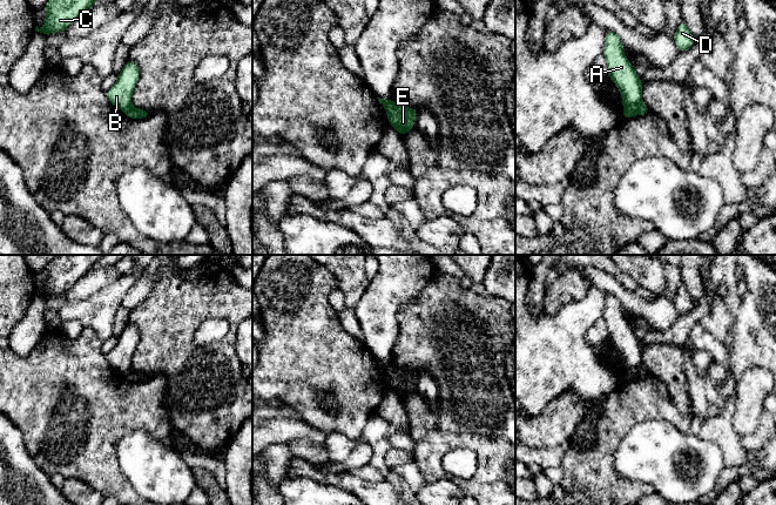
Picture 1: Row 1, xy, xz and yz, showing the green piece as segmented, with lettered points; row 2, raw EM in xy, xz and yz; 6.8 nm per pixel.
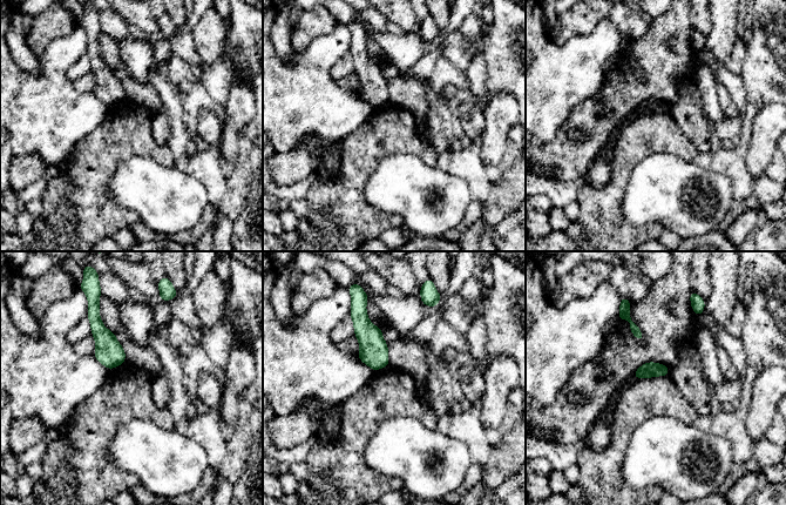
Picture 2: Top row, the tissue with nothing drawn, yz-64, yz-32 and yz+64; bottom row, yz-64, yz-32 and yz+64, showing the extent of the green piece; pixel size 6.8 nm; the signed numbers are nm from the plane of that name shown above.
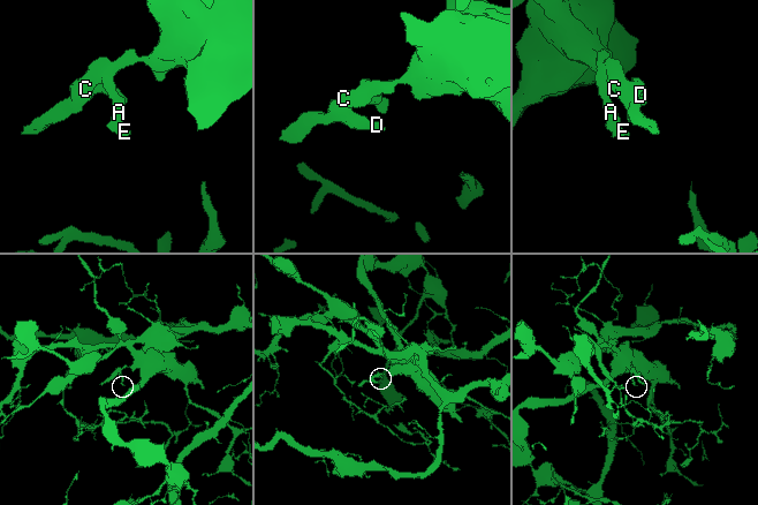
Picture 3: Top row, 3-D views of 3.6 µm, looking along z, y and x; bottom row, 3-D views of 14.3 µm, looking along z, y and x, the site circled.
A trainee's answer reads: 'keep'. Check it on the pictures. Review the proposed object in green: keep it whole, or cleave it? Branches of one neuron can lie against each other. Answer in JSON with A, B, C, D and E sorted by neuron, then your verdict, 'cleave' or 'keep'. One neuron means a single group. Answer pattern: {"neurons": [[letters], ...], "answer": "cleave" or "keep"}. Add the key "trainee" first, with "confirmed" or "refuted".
{"trainee": "refuted", "neurons": [["A", "B", "C", "D"], ["E"]], "answer": "cleave"}

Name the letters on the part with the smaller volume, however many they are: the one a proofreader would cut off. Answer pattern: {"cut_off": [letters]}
{"cut_off": ["E"]}

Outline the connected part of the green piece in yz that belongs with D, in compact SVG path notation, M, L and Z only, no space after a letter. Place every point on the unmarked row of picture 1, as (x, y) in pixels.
M683 284L679 287L673 302L680 315L689 314L695 305L694 299L691 298L691 296L689 295L689 292L687 291Z

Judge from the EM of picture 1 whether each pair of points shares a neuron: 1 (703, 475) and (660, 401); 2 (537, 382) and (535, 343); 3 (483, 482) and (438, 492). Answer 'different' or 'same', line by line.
1: different
2: same
3: different

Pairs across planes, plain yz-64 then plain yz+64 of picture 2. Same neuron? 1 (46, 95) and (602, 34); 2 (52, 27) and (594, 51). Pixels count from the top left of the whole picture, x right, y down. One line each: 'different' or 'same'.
1: same
2: different

